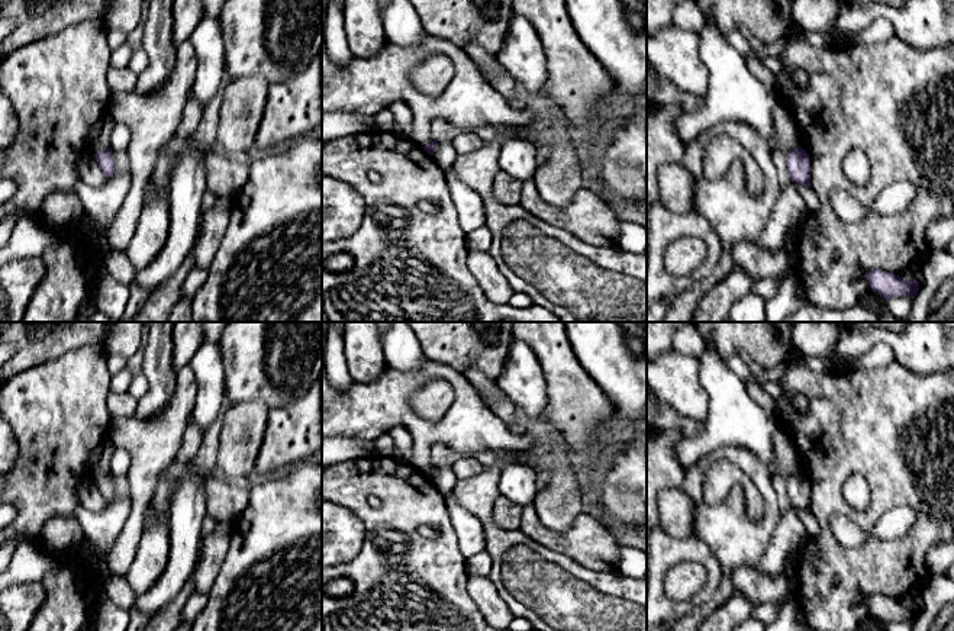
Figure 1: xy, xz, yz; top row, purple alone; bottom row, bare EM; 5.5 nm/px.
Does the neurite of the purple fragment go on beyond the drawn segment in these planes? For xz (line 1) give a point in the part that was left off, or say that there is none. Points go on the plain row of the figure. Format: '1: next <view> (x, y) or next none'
1: next none

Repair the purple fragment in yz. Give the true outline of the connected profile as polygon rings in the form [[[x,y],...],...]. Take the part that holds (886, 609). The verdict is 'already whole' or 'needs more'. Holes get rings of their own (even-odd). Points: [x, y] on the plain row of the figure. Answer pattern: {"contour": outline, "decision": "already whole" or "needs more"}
{"contour": [[[884,595],[868,596],[866,599],[866,605],[868,606],[871,615],[886,625],[900,621],[911,621],[915,624],[919,615],[919,606],[903,606],[899,601]]], "decision": "already whole"}

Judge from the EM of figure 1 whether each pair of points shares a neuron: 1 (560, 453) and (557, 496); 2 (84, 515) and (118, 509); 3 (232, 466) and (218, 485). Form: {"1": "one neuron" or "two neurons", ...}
{"1": "one neuron", "2": "one neuron", "3": "two neurons"}

